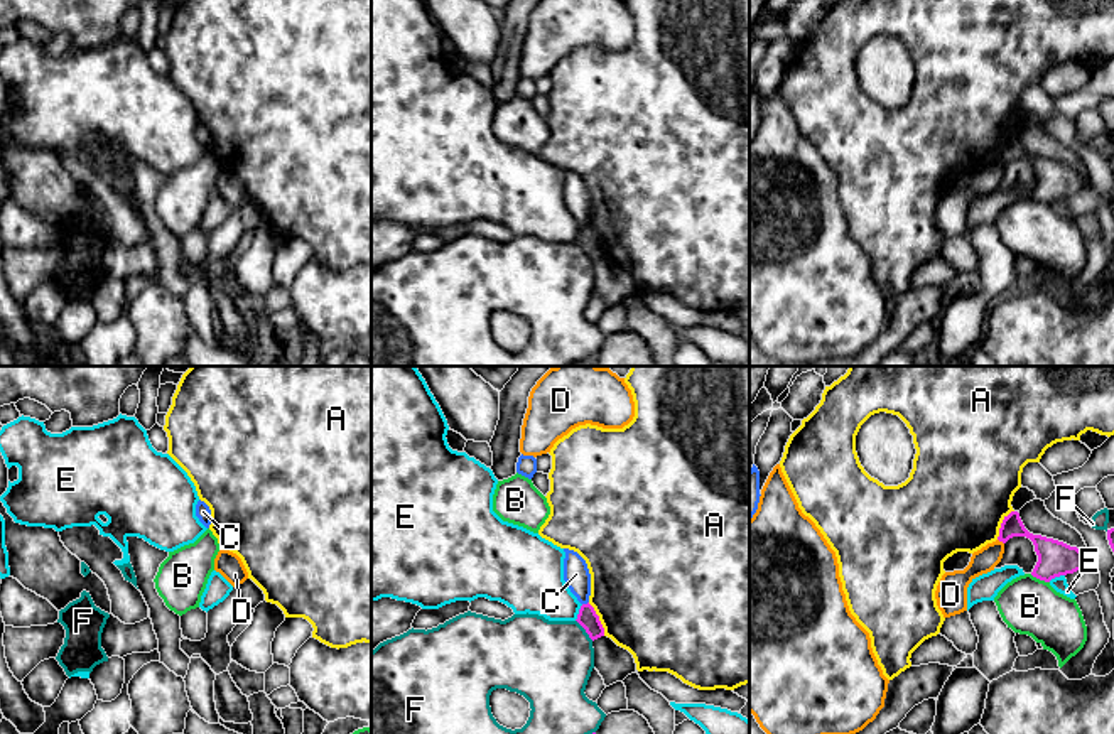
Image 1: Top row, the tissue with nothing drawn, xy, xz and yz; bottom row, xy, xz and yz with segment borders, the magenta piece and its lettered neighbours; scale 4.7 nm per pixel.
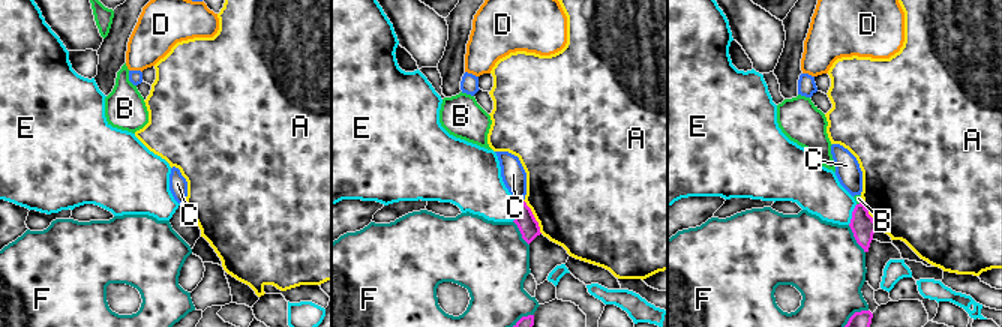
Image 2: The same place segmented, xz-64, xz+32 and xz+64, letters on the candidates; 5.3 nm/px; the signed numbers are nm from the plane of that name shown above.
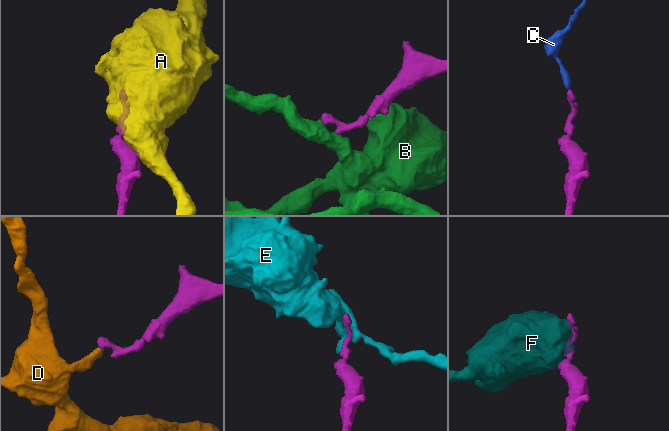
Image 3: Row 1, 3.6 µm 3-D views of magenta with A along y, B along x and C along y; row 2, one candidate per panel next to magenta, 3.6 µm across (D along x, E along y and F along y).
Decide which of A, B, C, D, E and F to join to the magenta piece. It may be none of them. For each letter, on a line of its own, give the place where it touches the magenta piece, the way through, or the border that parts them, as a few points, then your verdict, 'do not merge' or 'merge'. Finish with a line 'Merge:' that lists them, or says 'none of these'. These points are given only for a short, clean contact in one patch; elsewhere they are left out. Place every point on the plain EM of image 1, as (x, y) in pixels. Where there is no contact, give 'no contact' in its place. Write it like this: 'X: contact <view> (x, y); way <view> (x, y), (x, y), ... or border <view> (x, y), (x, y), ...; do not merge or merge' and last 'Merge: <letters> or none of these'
A: contact xz (598, 242); border xz (588, 225), (598, 238), (605, 257); do not merge
B: contact yz (1040, 201); do not merge
C: contact xz (584, 226); border xz (588, 223), (583, 226); do not merge
D: contact yz (1001, 162); border yz (998, 161), (1003, 166); do not merge
E: contact xz (579, 235); do not merge
F: contact xz (584, 250); do not merge
Merge: none of these

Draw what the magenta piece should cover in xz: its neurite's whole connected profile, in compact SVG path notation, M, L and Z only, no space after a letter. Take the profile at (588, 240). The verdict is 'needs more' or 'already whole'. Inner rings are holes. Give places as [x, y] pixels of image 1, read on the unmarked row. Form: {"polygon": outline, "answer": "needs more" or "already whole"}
{"polygon": "M589 224L581 228L576 243L586 251L592 263L604 258L604 250L599 243L599 238Z", "answer": "already whole"}

